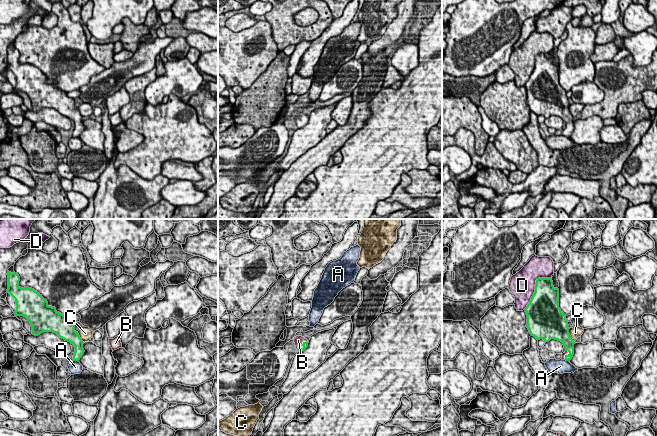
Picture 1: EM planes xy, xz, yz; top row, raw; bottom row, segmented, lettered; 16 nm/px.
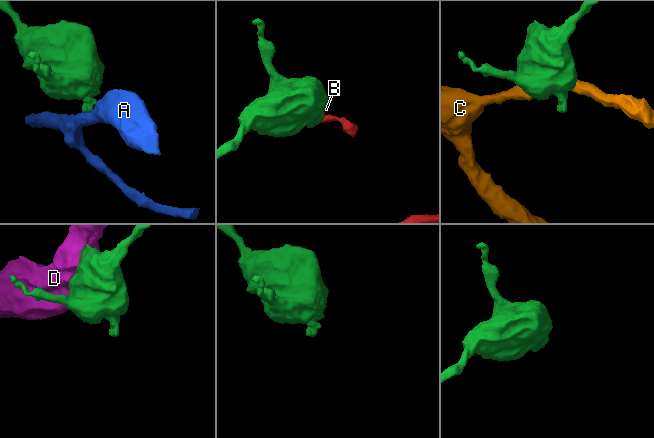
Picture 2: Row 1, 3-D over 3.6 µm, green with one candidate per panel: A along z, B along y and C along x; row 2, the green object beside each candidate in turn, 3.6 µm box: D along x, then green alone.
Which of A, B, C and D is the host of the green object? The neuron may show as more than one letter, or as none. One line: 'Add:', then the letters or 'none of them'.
Add: B

